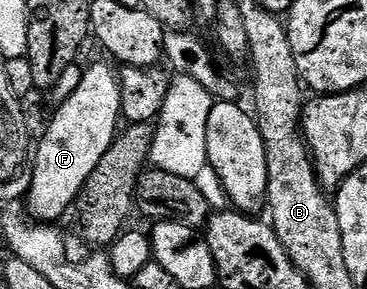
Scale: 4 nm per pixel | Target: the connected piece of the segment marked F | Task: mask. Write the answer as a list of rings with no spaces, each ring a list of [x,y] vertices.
[[[95,62],[91,67],[87,66],[83,71],[81,84],[77,84],[77,92],[73,92],[69,100],[58,103],[56,110],[59,111],[52,116],[43,139],[40,142],[38,139],[31,166],[31,186],[25,191],[26,213],[36,223],[58,223],[60,221],[58,218],[70,206],[72,209],[78,203],[79,193],[85,188],[85,180],[89,180],[93,168],[97,168],[97,163],[101,161],[101,156],[105,156],[105,152],[109,152],[109,148],[115,143],[115,135],[121,126],[121,88],[116,67],[111,66],[106,66],[103,62]]]

